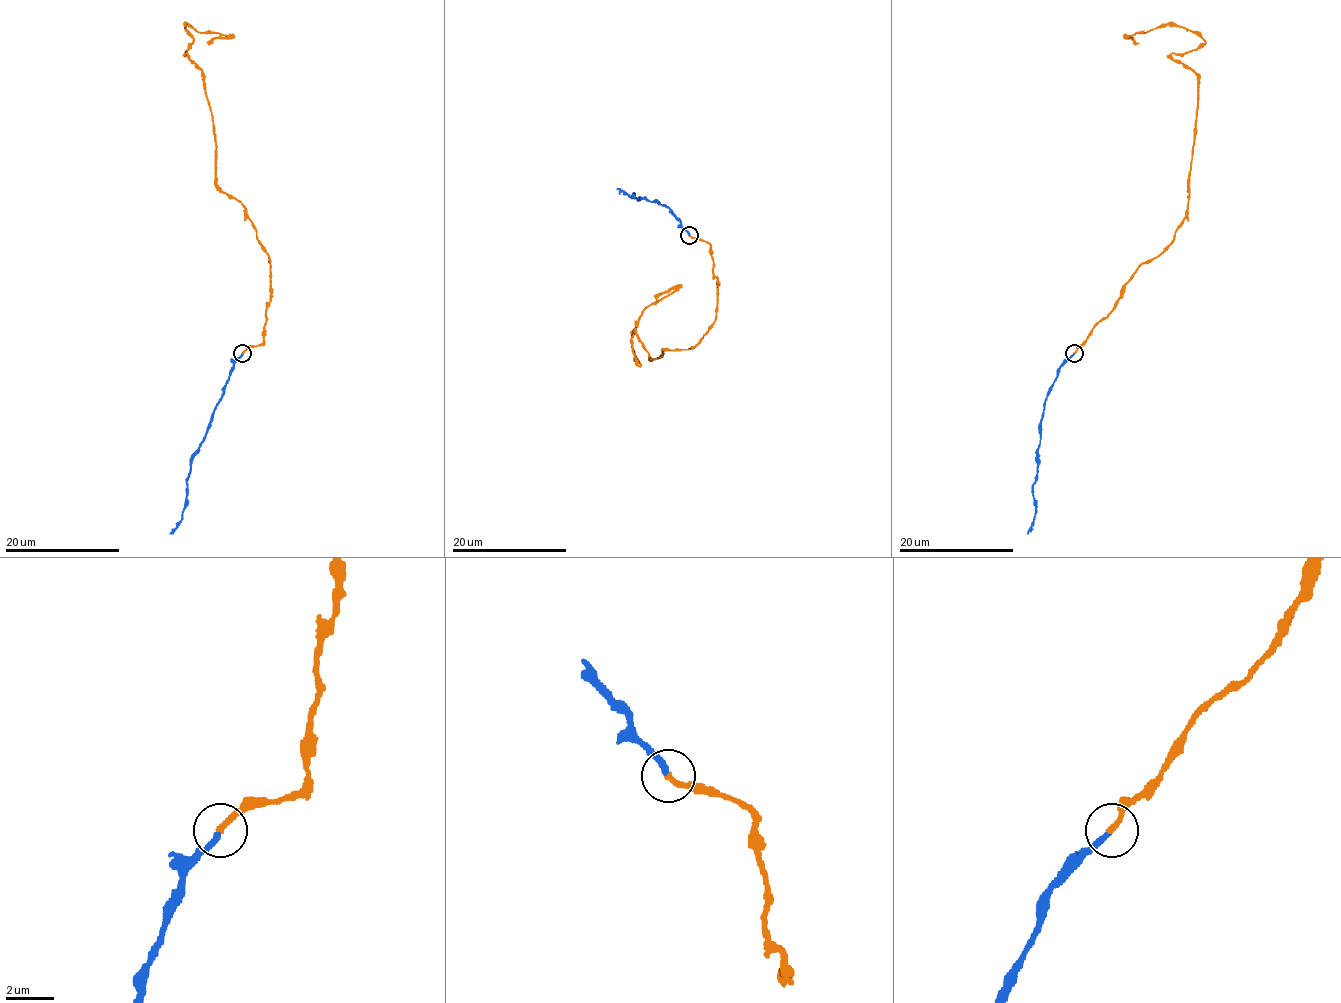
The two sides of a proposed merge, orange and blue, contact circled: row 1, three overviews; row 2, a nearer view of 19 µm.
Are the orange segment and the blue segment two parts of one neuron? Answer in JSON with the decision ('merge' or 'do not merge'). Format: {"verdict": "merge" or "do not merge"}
{"verdict": "merge"}

